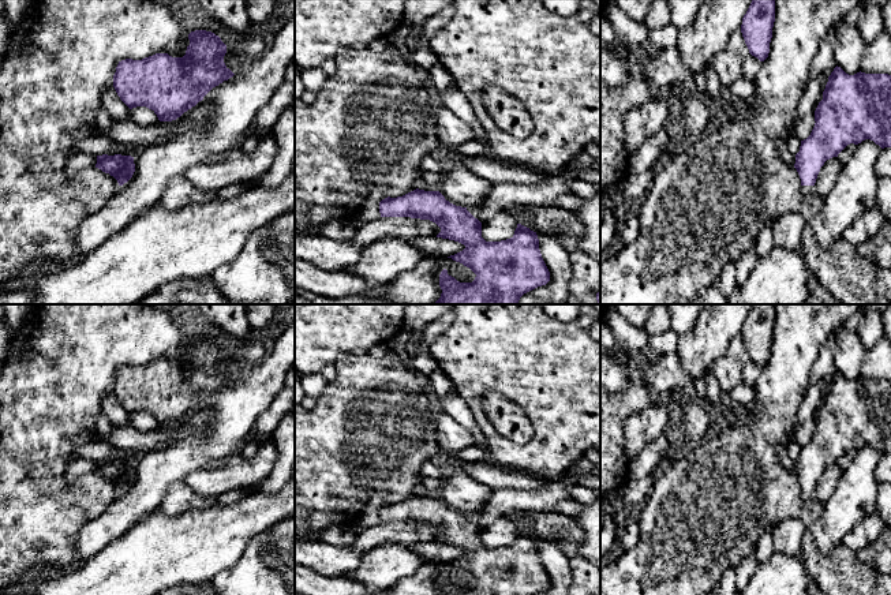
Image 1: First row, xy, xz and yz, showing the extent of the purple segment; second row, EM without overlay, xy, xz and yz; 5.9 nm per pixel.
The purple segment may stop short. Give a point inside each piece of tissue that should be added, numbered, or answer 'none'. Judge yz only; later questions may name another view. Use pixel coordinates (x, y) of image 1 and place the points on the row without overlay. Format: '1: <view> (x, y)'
1: yz (841, 572)

